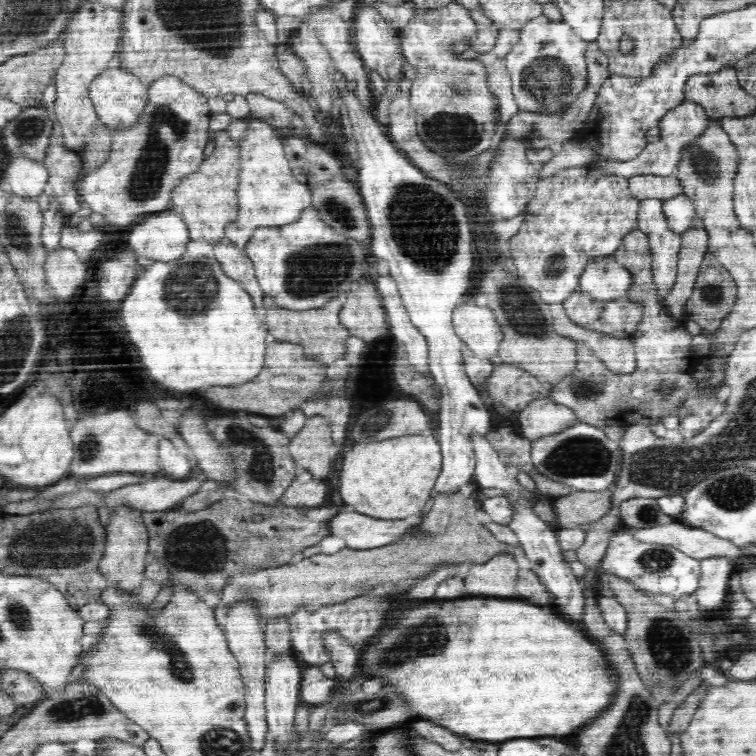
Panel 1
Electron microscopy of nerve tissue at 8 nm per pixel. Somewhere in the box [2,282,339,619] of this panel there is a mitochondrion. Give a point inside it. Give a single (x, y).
(68, 542)

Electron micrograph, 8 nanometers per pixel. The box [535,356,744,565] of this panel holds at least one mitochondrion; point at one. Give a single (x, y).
(579, 456)

